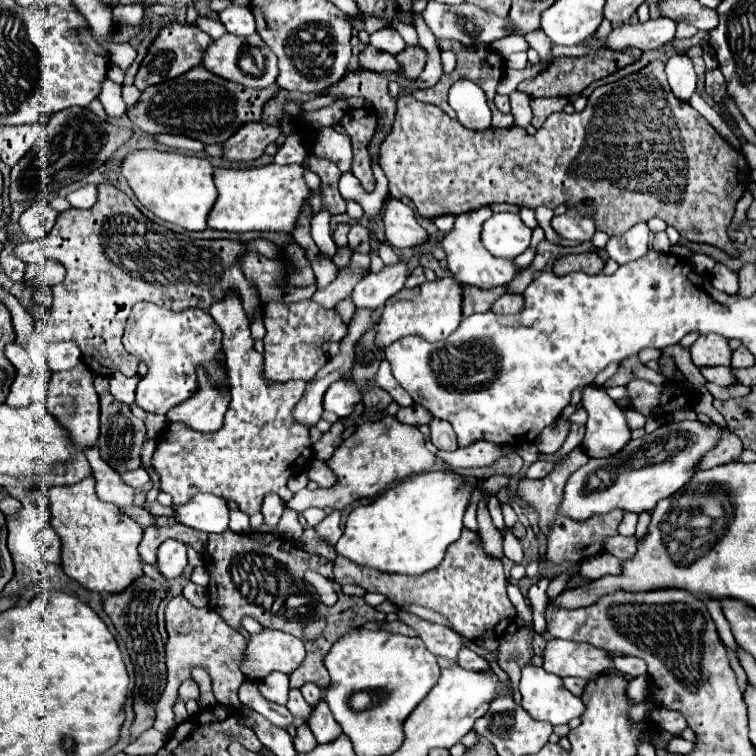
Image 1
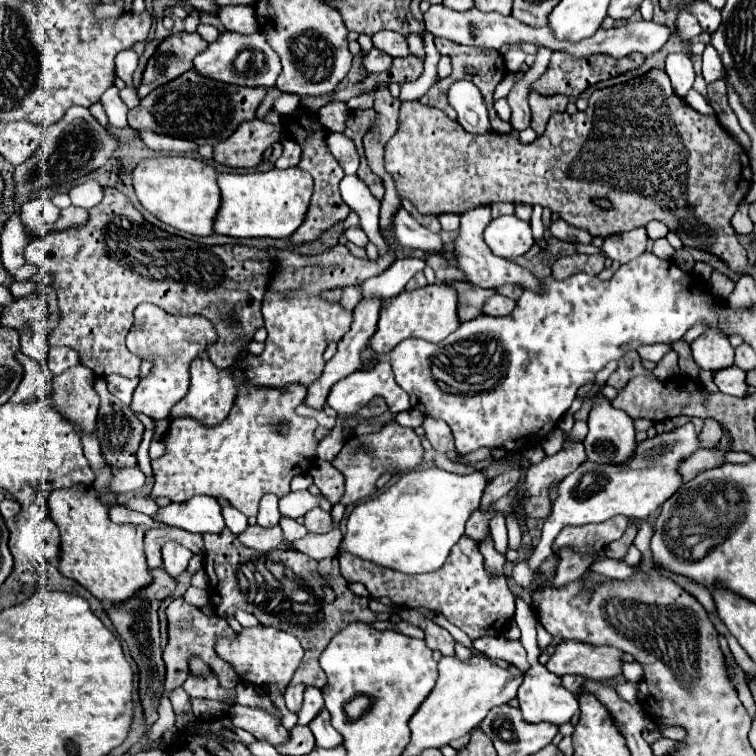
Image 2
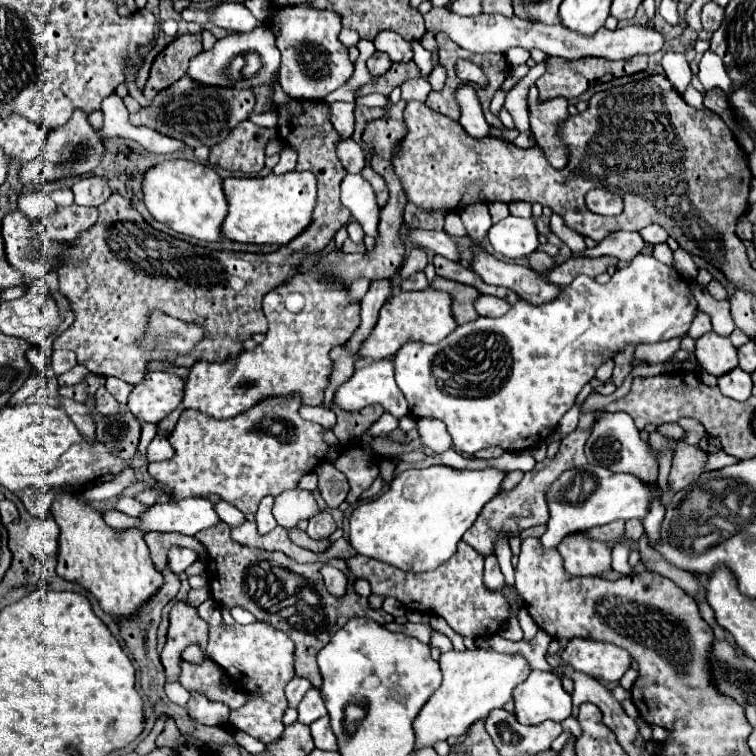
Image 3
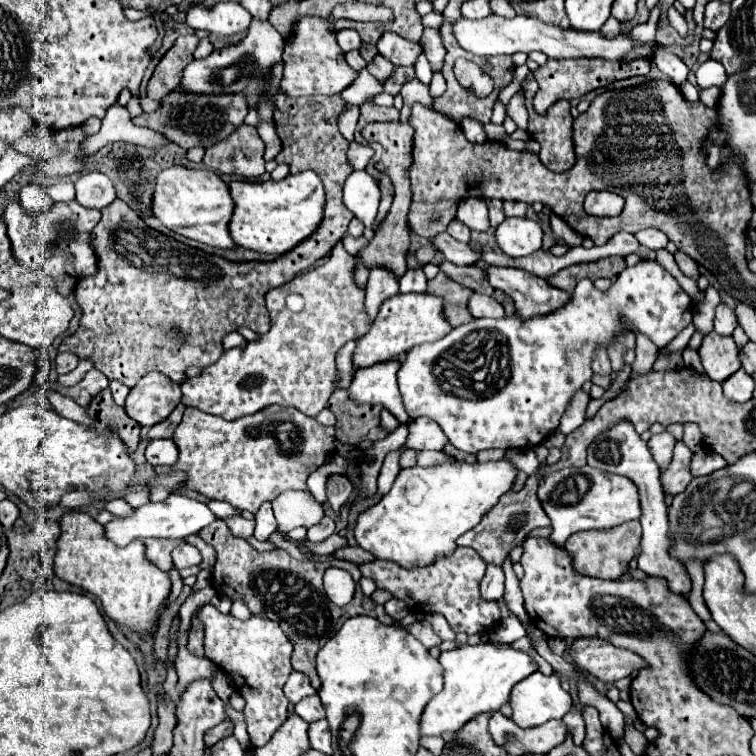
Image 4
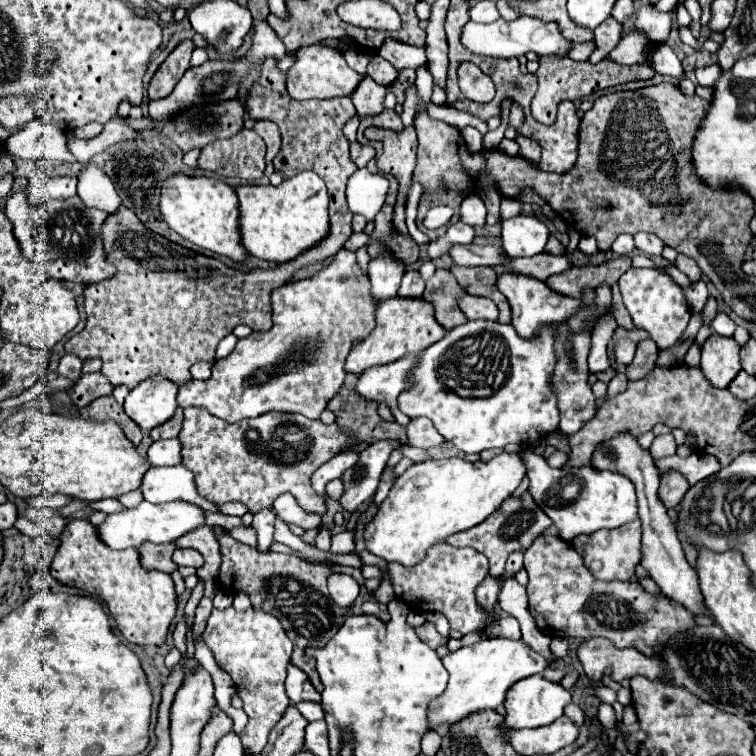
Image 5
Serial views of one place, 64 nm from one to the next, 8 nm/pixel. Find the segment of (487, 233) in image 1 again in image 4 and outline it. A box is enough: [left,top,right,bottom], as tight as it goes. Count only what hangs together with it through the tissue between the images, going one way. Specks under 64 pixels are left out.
[496,218,542,256]

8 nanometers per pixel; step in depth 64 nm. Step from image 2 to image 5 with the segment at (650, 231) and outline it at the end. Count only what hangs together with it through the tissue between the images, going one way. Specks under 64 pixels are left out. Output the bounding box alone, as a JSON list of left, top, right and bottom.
[634,232,664,256]

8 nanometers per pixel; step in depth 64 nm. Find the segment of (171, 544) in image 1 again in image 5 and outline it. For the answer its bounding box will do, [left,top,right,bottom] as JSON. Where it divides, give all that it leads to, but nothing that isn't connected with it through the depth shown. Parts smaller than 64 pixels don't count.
[174,548,204,568]

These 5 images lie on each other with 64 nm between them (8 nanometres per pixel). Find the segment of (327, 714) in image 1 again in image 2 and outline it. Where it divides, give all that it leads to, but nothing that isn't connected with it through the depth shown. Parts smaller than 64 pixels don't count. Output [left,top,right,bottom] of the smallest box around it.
[308,710,342,748]

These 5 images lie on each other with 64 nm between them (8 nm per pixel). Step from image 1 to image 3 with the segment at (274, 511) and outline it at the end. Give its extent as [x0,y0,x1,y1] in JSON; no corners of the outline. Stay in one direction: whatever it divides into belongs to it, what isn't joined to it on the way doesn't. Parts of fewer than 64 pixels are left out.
[256,496,278,534]

